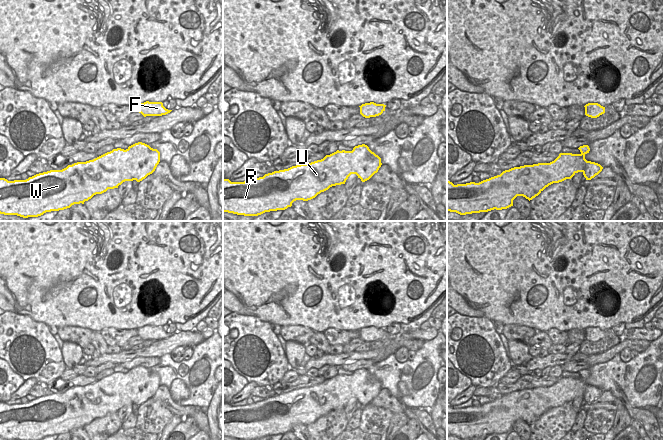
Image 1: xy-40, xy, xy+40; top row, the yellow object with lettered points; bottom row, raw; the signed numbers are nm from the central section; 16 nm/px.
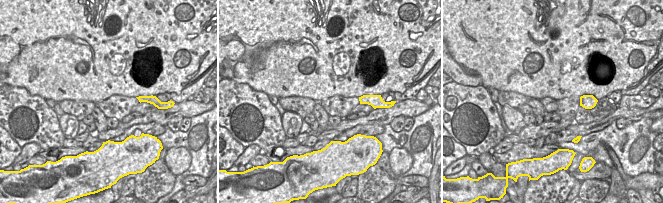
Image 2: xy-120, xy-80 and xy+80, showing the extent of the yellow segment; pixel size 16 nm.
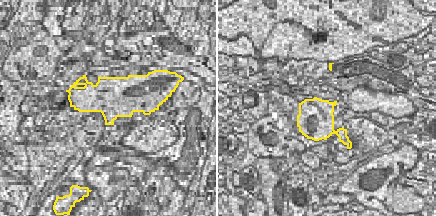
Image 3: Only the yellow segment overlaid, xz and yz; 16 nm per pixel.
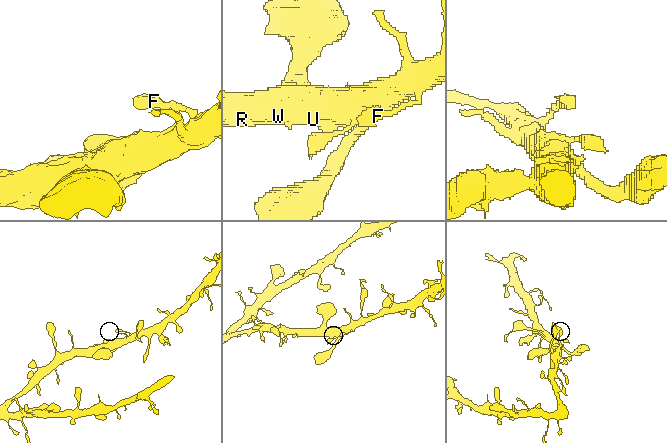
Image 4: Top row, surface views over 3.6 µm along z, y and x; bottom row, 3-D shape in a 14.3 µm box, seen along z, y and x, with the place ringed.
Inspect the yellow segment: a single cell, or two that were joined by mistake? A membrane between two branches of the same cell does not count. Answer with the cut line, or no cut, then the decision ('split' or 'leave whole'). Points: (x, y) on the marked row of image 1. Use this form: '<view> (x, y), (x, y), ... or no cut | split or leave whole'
no cut | leave whole

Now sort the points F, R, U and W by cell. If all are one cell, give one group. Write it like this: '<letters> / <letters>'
F R U W

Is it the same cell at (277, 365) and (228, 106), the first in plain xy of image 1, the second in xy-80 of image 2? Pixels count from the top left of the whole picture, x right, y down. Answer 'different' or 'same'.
same

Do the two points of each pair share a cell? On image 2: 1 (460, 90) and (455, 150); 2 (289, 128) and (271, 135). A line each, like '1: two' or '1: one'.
1: two
2: two

